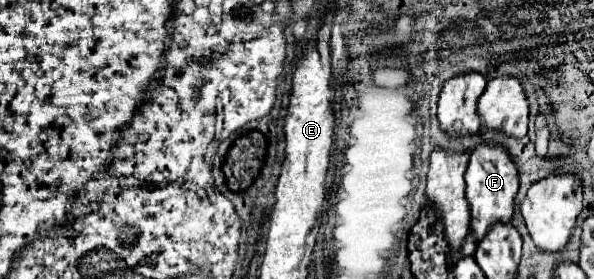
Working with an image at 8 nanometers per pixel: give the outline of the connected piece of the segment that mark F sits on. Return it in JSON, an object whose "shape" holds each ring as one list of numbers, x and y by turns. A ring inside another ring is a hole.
{"shape":[[482,144,478,146,466,170,466,198,472,208,470,230,476,240,484,238,494,222,510,222,514,212,514,196,518,192,518,168,504,146]]}

